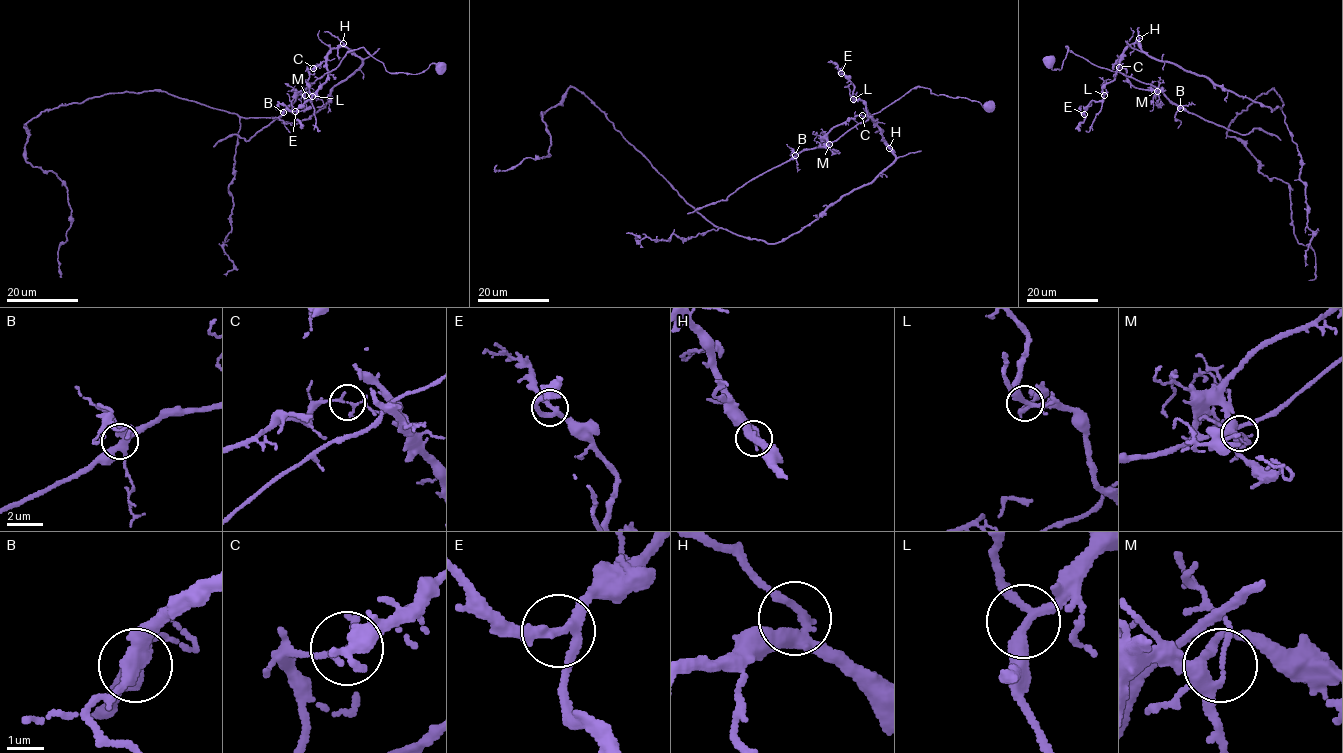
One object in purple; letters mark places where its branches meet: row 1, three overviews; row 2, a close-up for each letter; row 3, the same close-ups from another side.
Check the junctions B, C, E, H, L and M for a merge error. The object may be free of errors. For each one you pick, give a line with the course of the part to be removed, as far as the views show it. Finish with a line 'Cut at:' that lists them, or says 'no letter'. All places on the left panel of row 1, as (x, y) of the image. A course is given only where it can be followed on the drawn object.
C: foreign part runs (313, 68), (297, 93), (363, 47), (390, 73), (418, 74), (433, 63), (443, 72)
Cut at: C

